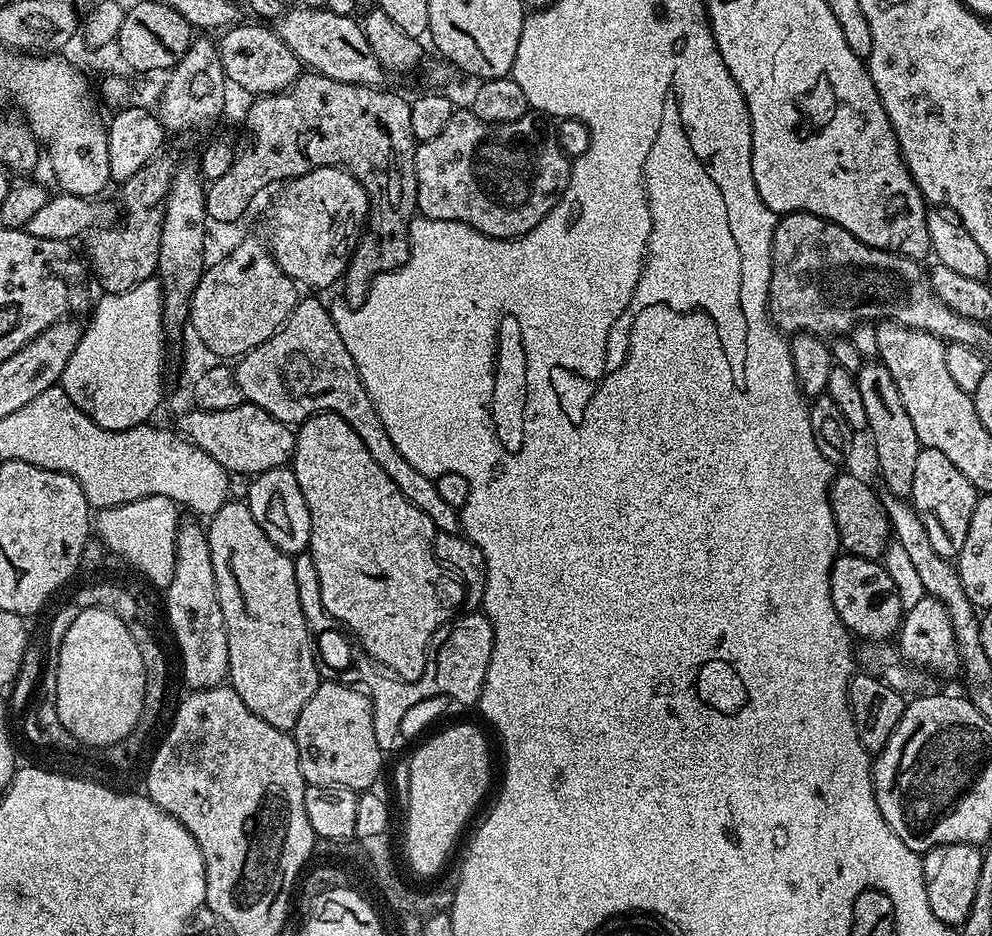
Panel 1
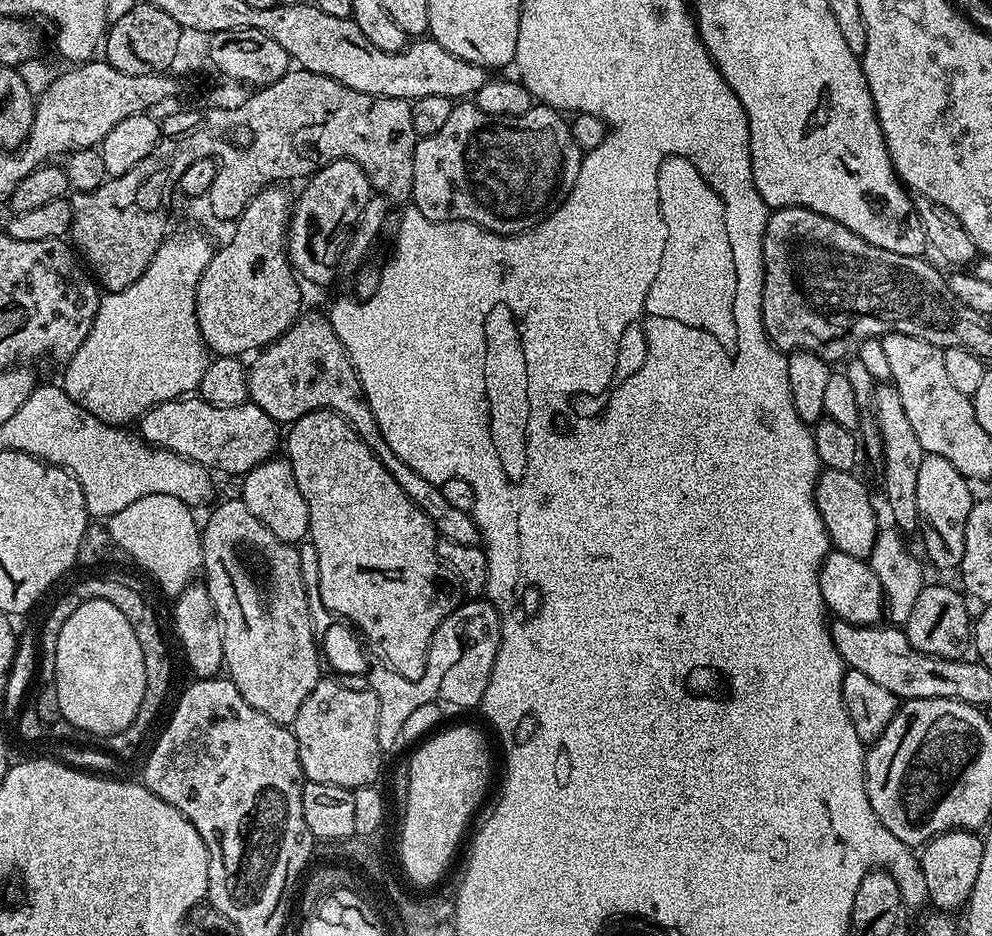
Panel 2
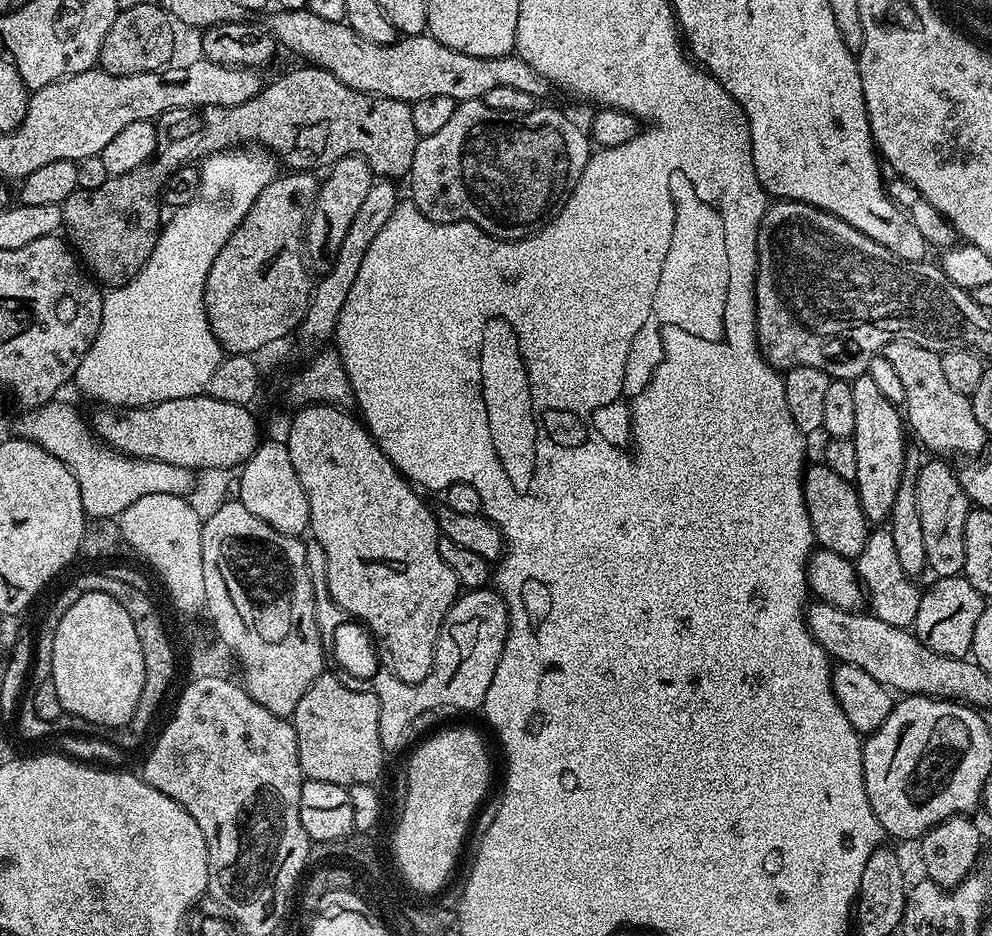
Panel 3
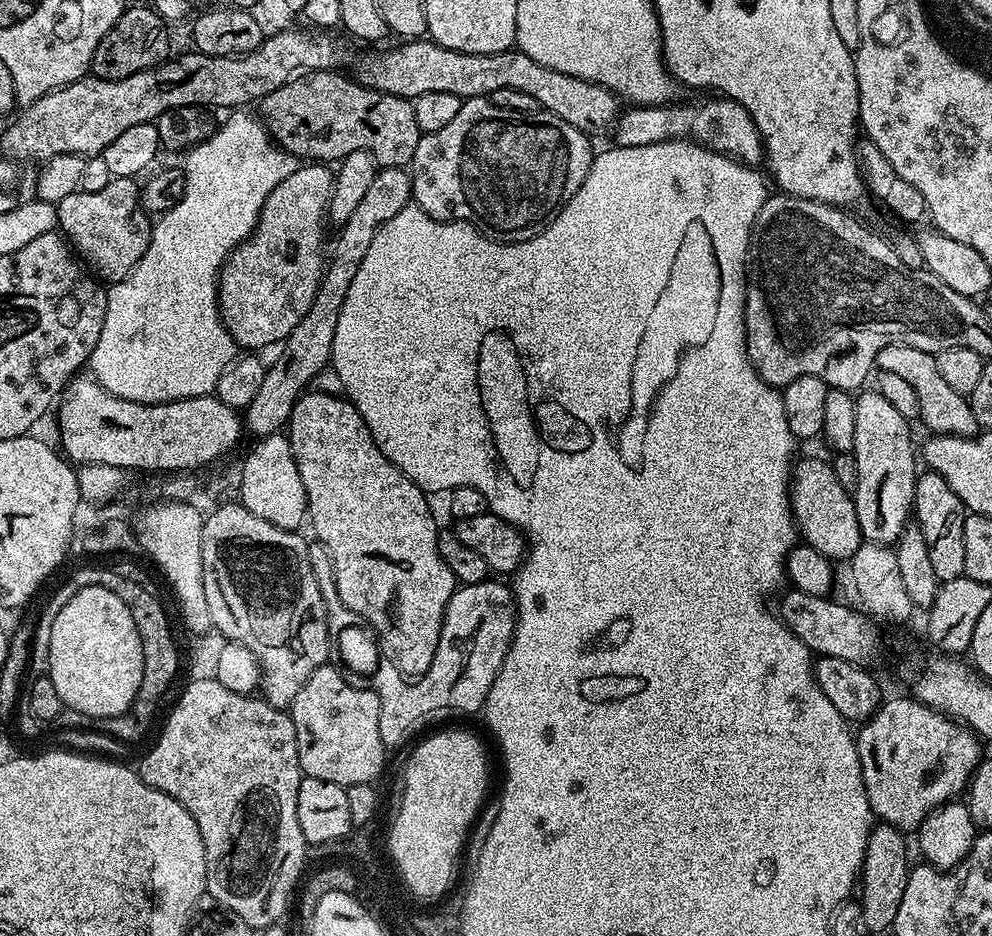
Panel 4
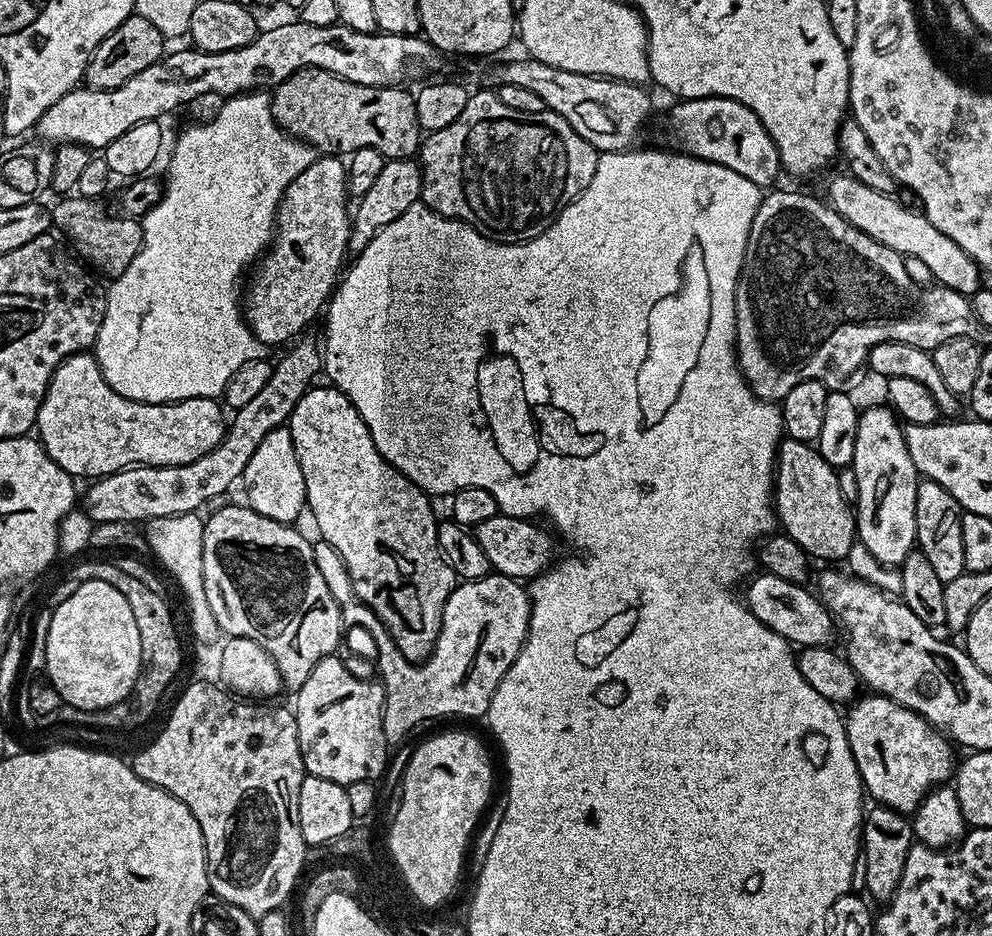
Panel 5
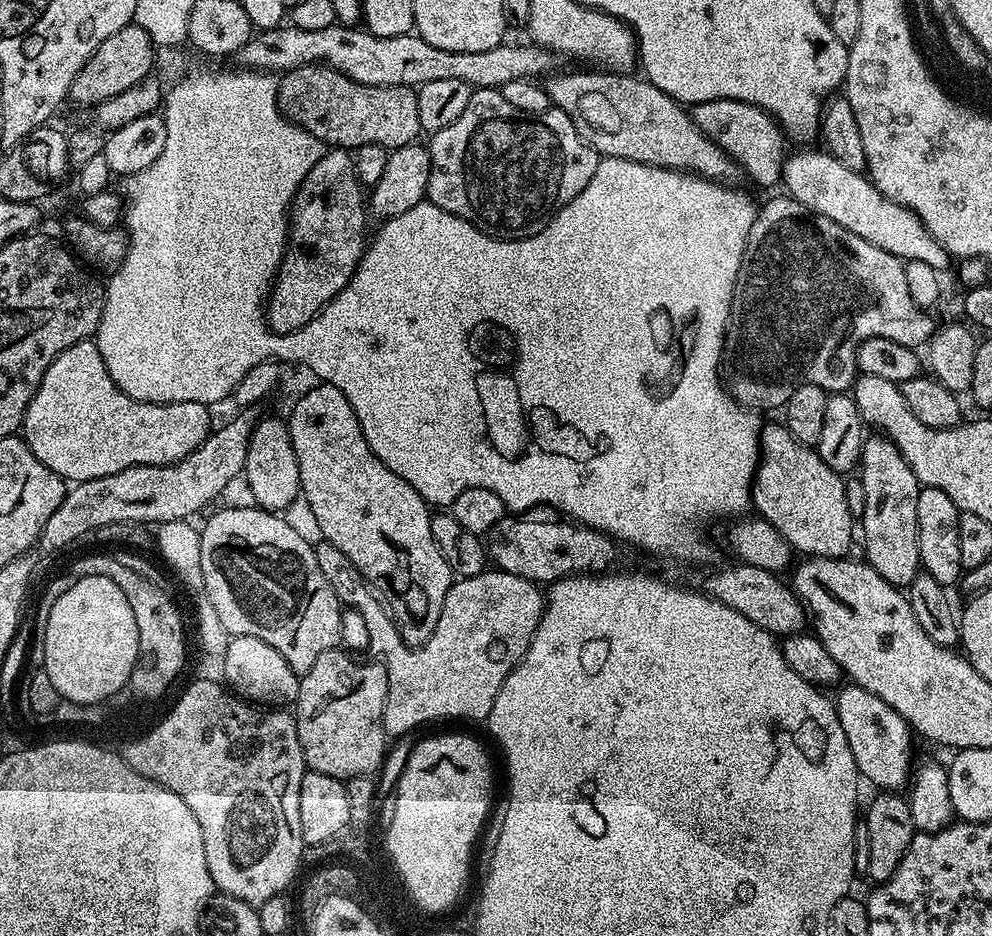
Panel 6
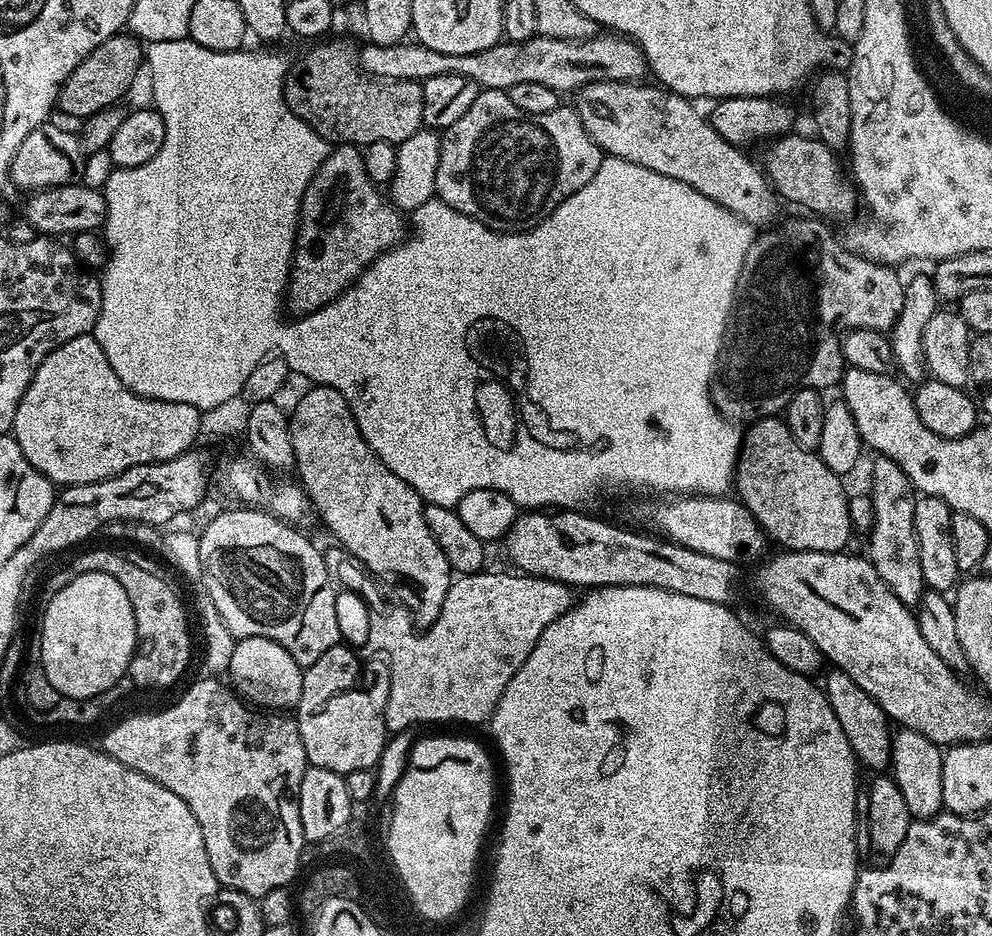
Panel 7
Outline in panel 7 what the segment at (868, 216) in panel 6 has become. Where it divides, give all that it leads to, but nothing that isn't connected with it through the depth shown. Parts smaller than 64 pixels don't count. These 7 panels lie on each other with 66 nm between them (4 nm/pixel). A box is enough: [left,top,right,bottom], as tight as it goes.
[762,134,858,218]

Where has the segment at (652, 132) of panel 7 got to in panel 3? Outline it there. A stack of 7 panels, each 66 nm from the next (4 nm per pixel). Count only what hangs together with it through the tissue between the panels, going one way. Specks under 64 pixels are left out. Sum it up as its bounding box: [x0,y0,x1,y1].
[270,8,550,102]

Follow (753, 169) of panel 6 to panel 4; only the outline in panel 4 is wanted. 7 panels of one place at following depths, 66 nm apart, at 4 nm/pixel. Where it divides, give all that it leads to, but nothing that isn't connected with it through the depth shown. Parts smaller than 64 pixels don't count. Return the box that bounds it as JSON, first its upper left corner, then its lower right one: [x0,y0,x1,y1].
[615,98,764,166]

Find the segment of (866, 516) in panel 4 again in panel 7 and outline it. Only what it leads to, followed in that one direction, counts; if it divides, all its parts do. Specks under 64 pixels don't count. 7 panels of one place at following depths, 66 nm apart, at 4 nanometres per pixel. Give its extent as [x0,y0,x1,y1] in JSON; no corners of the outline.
[867,459,926,609]

